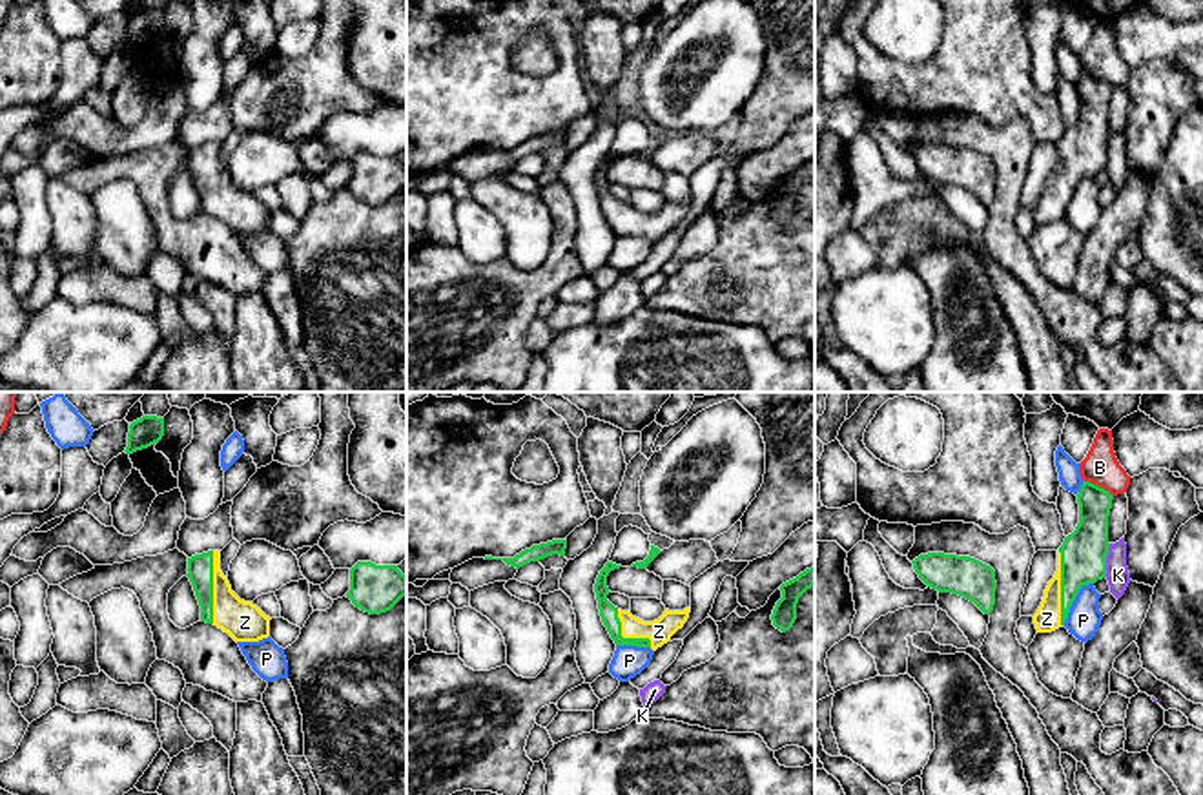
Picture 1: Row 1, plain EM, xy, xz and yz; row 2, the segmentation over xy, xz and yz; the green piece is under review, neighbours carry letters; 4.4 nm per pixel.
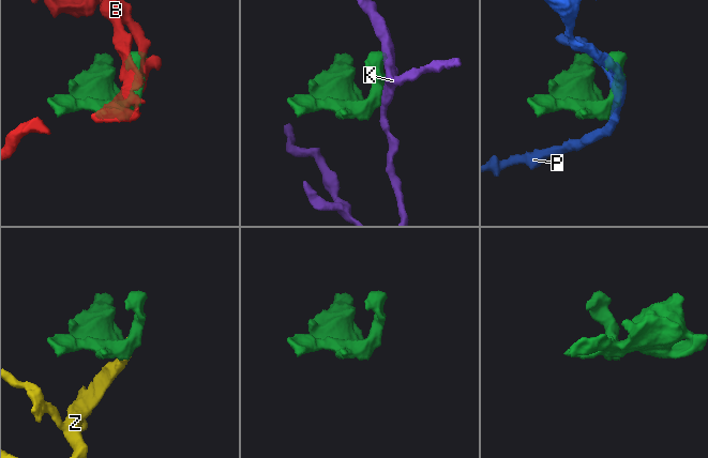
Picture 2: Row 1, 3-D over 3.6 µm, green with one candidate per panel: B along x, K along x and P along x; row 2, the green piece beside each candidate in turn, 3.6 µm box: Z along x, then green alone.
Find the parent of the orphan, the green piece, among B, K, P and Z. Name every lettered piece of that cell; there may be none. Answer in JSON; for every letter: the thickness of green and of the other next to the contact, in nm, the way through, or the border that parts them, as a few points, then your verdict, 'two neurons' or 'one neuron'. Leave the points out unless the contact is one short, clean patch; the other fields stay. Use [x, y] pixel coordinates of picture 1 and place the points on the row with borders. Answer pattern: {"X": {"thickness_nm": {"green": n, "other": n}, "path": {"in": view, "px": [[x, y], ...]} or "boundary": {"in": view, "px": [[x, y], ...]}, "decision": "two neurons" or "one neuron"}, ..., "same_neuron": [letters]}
{"B": {"thickness_nm": {"green": 160, "other": 160}, "decision": "two neurons"}, "K": {"thickness_nm": {"green": 200, "other": 100}, "decision": "two neurons"}, "P": {"thickness_nm": {"green": 200, "other": 150}, "decision": "two neurons"}, "Z": {"thickness_nm": {"green": 200, "other": 120}, "path": {"in": "yz", "px": [[1083, 553], [1061, 589], [1054, 611], [1047, 619]]}, "decision": "one neuron"}, "same_neuron": ["Z"]}

